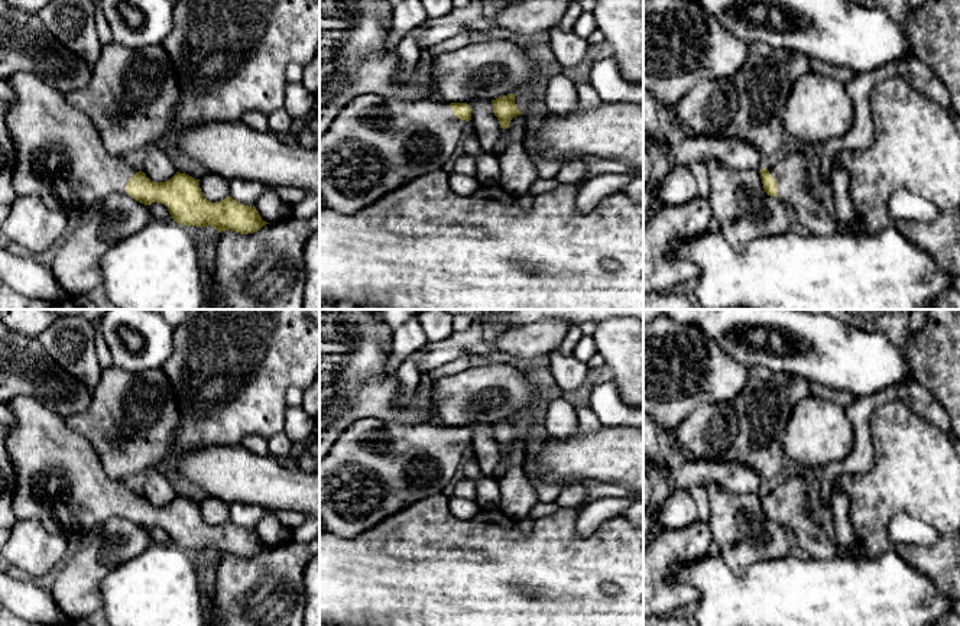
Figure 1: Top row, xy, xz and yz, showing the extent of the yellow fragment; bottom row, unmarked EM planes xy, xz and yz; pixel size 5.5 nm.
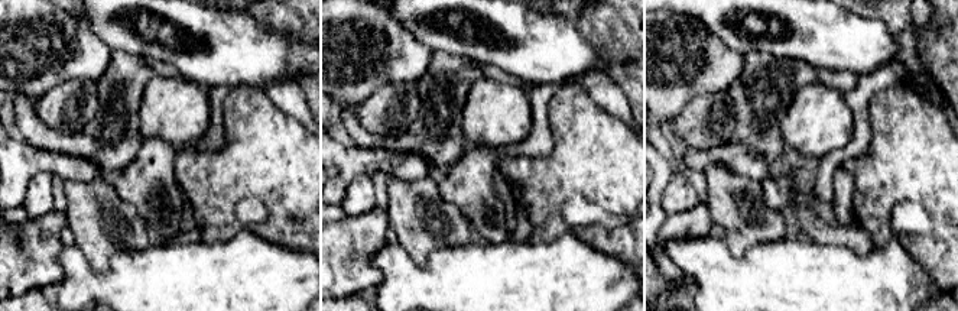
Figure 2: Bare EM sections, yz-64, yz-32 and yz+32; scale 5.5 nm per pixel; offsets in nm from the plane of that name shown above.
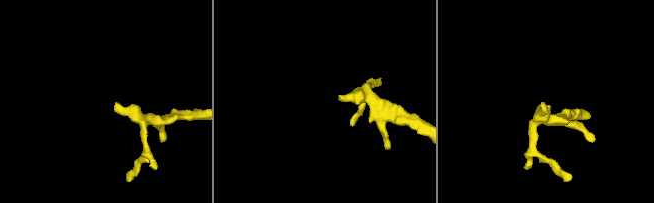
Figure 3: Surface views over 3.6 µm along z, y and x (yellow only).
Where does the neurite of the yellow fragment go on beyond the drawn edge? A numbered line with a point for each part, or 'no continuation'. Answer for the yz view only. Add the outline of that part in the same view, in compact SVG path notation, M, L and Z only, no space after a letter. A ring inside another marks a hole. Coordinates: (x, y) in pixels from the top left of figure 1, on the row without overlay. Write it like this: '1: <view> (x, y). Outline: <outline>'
1: yz (795, 512). Outline: M801 468L798 474L788 477L772 489L766 489L769 497L776 503L778 522L795 533L798 545L808 557L815 559L869 559L857 544L843 549L839 542L831 542L827 538L810 503L810 473L808 468Z

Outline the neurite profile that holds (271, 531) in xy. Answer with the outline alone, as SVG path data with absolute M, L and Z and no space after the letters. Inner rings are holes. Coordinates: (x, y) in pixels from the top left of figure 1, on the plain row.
M275 512L265 513L254 531L262 544L269 548L292 541L292 531L279 522Z

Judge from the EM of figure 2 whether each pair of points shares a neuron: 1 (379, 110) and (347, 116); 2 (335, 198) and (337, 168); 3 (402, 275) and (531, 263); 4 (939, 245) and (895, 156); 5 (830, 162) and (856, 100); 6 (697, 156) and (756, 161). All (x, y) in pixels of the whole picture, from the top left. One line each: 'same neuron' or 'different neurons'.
1: different neurons
2: same neuron
3: same neuron
4: same neuron
5: same neuron
6: same neuron

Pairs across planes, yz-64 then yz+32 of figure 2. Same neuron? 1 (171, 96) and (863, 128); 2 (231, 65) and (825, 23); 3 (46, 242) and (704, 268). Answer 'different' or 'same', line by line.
1: different
2: same
3: different

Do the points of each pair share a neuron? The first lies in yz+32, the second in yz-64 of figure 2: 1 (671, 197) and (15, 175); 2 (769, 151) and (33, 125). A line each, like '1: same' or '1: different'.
1: different
2: same

